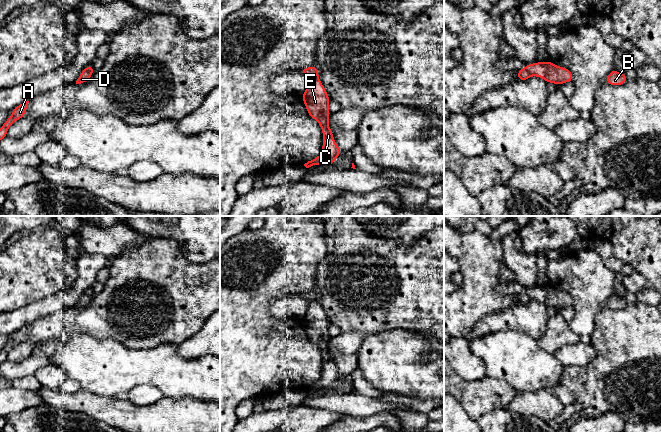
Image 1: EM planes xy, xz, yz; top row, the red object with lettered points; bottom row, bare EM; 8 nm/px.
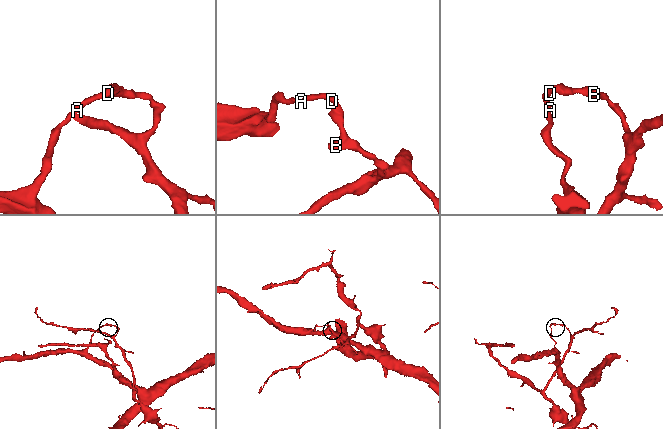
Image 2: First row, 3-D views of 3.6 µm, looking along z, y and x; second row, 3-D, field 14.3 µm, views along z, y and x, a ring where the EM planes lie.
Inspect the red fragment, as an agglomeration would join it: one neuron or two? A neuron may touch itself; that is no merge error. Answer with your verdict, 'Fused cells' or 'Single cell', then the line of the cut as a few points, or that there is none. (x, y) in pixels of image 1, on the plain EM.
Fused cells. Split along xz (317, 300), (312, 300), (309, 303)

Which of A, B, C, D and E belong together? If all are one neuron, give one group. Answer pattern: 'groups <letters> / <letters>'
groups A D / B C E

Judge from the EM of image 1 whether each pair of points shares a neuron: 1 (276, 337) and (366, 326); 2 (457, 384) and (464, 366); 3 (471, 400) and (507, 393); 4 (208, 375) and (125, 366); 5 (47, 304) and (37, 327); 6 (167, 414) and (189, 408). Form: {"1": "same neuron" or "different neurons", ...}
{"1": "different neurons", "2": "different neurons", "3": "same neuron", "4": "same neuron", "5": "different neurons", "6": "same neuron"}

